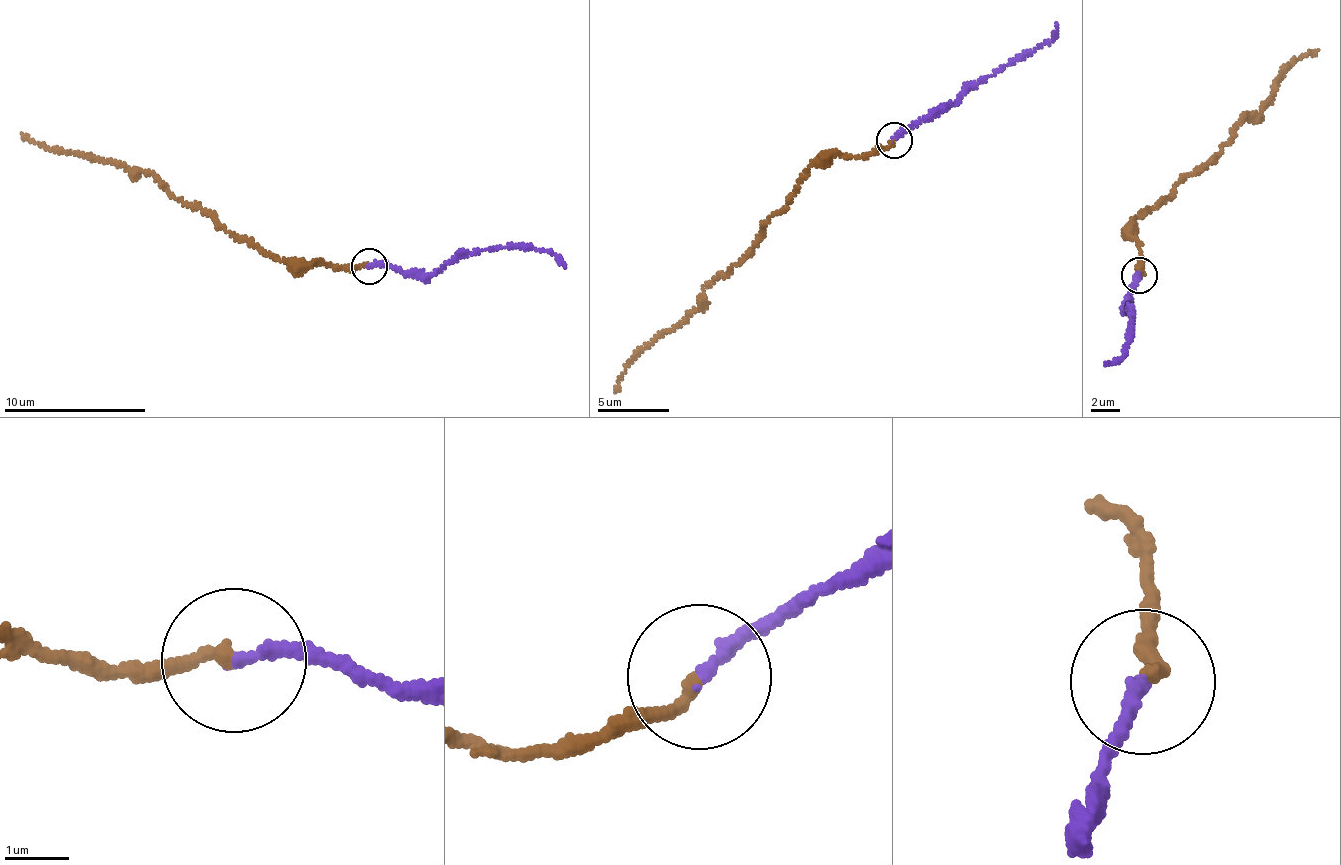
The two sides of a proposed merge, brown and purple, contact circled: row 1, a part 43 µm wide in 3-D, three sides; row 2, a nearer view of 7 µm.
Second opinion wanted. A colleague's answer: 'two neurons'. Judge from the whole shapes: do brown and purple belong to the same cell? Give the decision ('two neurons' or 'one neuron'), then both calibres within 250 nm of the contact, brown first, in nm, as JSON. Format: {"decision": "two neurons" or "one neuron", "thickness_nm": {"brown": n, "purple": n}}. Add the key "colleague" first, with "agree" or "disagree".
{"colleague": "disagree", "decision": "one neuron", "thickness_nm": {"brown": 200, "purple": 180}}

